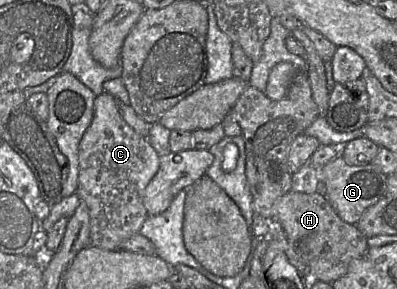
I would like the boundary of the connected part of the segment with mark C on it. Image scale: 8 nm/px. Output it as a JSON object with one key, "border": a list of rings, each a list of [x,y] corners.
{"border":[[[107,92],[95,97],[94,115],[78,146],[78,184],[76,195],[84,202],[90,215],[90,246],[119,250],[122,242],[139,233],[148,217],[143,203],[144,192],[159,169],[160,155],[147,138],[137,134],[121,117],[116,99]]]}

